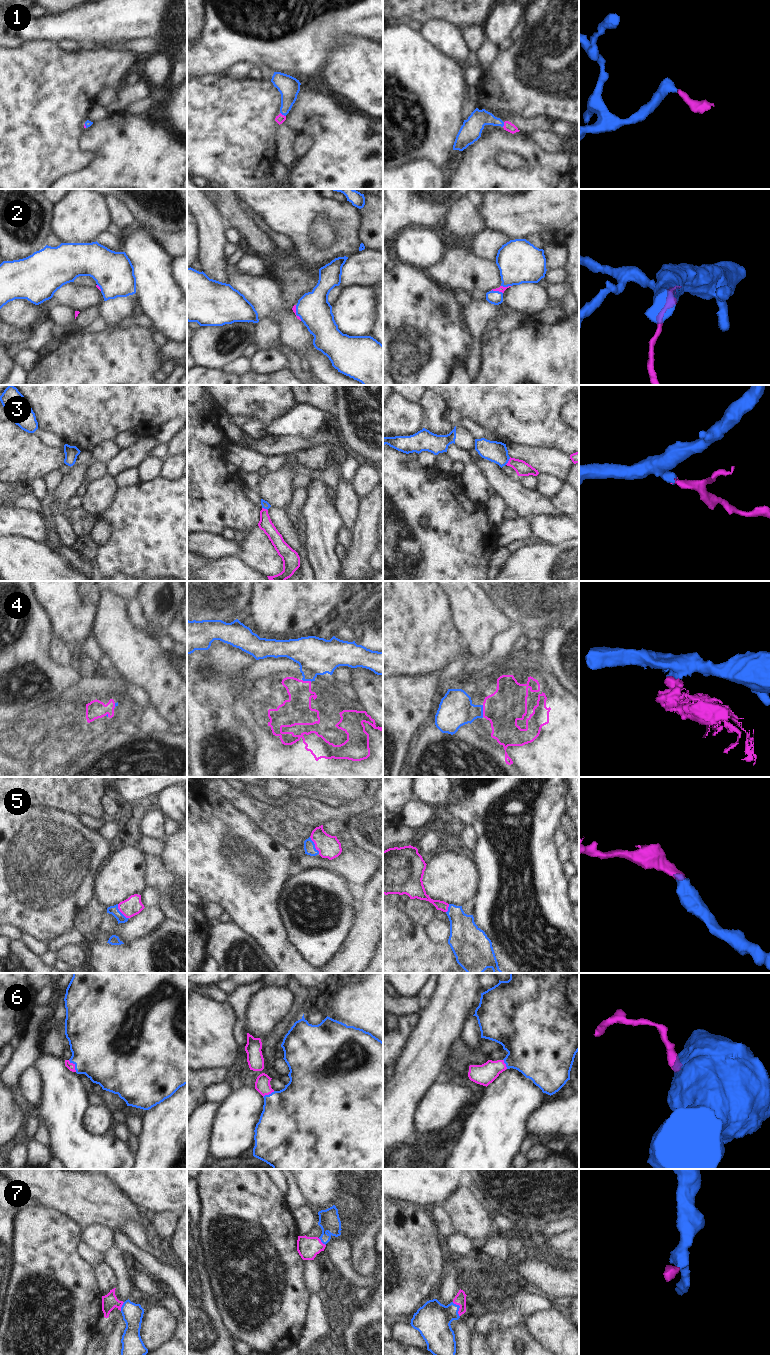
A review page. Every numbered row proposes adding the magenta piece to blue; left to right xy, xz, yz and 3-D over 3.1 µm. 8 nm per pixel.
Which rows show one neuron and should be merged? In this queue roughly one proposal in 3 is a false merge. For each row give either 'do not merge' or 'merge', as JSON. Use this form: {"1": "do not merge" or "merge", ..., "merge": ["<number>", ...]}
{"1": "merge", "2": "merge", "3": "merge", "4": "do not merge", "5": "merge", "6": "merge", "7": "merge", "merge": ["1", "2", "3", "5", "6", "7"]}

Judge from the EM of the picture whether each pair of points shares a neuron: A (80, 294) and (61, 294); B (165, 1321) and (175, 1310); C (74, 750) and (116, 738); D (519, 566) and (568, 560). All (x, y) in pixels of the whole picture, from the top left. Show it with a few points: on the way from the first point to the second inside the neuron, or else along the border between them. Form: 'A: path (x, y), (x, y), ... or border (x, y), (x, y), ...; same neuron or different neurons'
A: path (75, 294), (66, 294); same neuron
B: border (159, 1304), (163, 1305), (176, 1317); different neurons
C: border (114, 732), (107, 736), (96, 749); different neurons
D: path (531, 566), (556, 566); same neuron

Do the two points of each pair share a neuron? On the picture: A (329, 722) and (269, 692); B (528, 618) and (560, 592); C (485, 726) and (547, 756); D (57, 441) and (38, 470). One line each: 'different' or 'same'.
A: same
B: same
C: same
D: different

